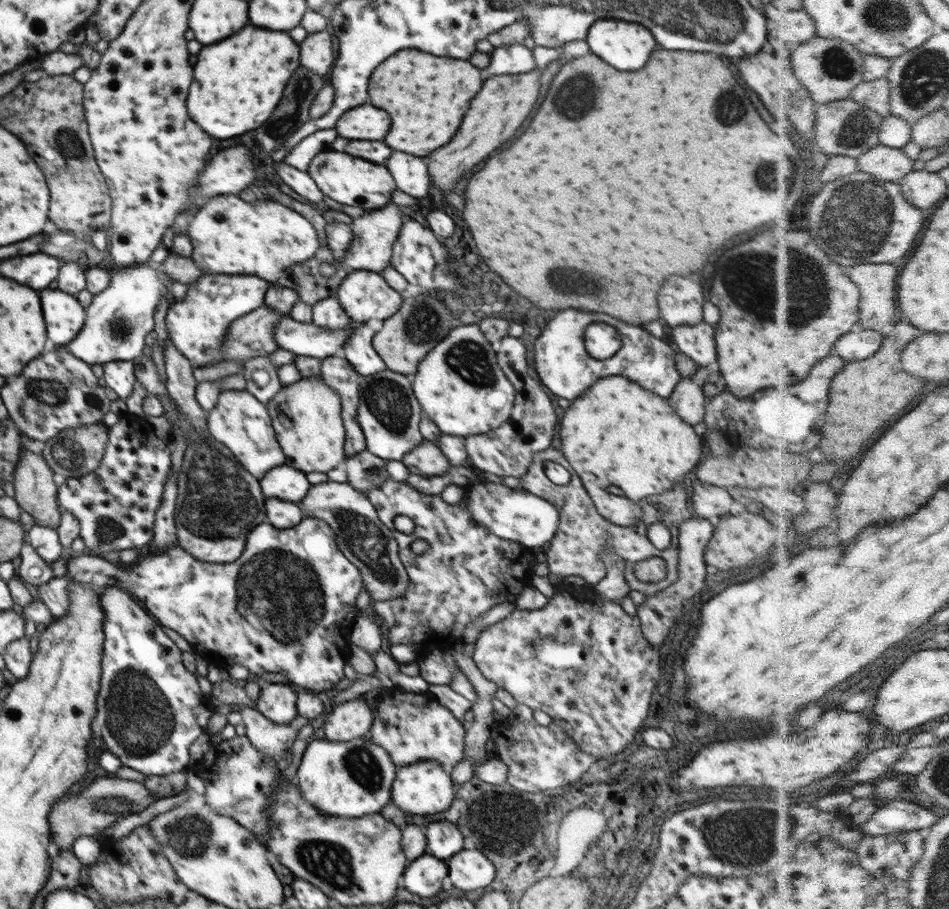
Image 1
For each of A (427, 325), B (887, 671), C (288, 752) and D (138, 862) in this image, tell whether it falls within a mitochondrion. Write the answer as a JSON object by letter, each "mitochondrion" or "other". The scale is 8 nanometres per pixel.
{"A":"mitochondrion","B":"other","C":"other","D":"other"}

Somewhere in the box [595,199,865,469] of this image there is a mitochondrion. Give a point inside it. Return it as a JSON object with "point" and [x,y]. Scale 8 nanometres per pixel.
{"point":[751,290]}

